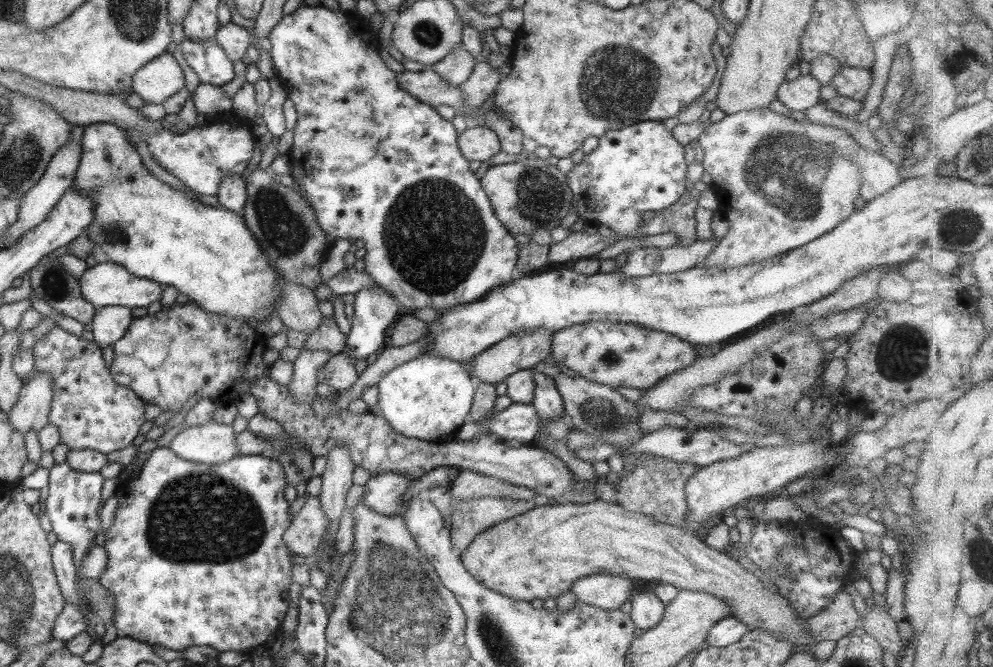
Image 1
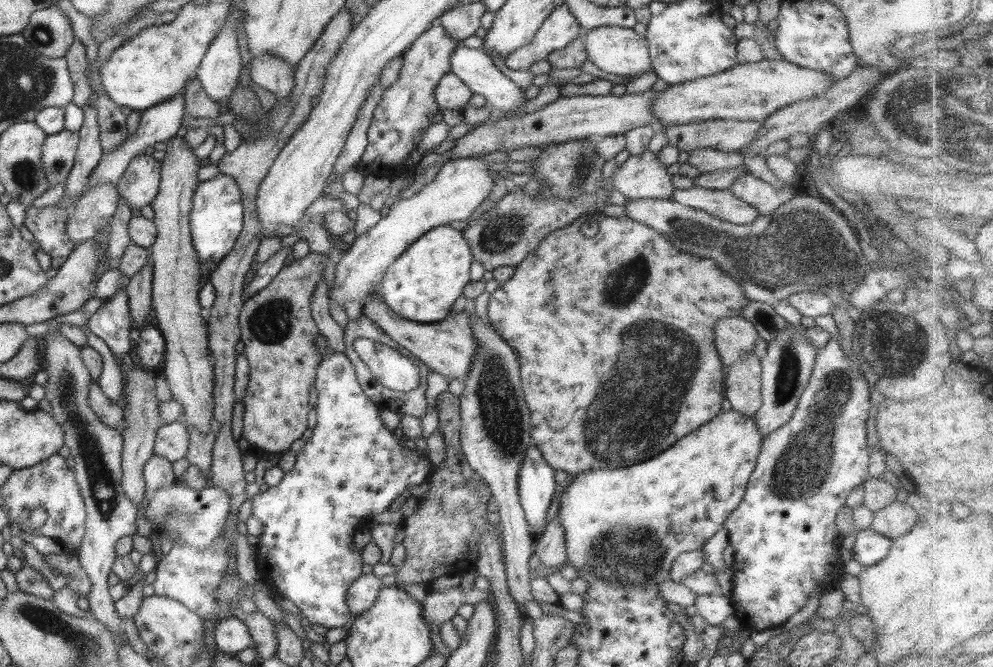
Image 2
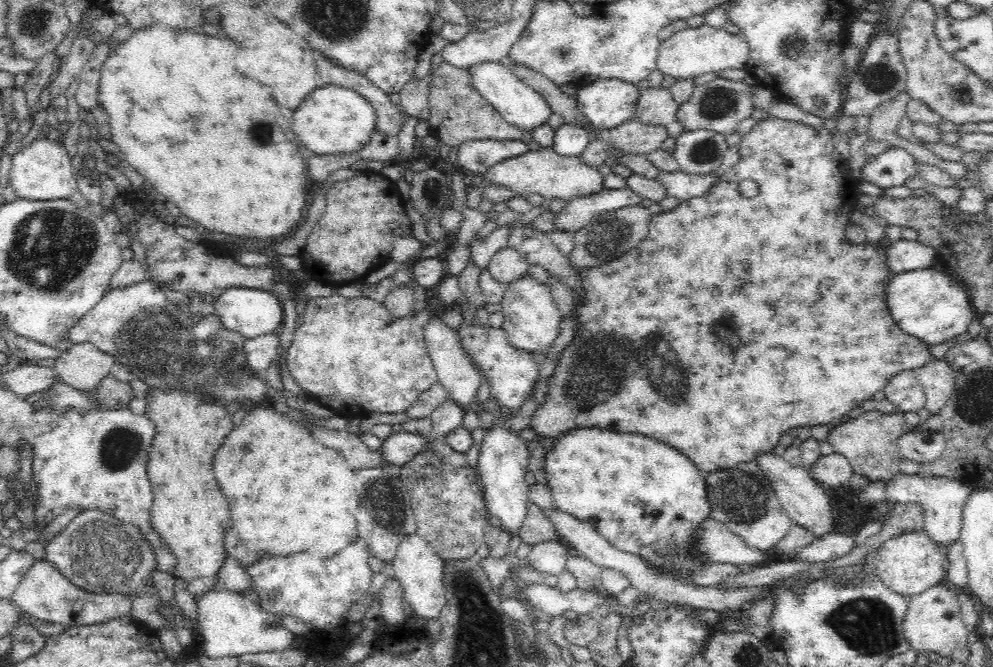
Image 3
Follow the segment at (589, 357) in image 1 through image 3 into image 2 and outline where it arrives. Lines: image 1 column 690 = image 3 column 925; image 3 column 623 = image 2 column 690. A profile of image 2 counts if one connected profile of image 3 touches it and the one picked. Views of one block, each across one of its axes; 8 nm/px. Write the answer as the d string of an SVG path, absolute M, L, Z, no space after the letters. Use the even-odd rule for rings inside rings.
M593 212L580 214L571 224L549 232L539 242L539 246L535 250L531 250L514 267L511 278L508 278L507 282L499 284L489 295L486 309L487 318L493 331L513 348L513 352L517 356L519 372L521 372L521 386L523 386L526 407L530 413L532 444L537 446L543 460L553 470L563 470L570 478L579 472L585 472L585 470L623 468L623 466L633 466L633 464L643 462L650 459L651 456L663 452L667 446L671 446L683 434L689 434L691 430L696 430L719 415L721 402L724 399L724 368L719 361L716 348L713 346L711 326L715 324L717 318L741 315L741 309L745 308L748 302L743 288L733 278L727 278L723 274L723 270L709 258L699 258L699 256L693 258L689 254L677 252L665 234L659 234L652 228L639 224L625 214L611 217ZM587 220L595 220L597 223L598 230L593 237L587 238L579 231L579 226Z

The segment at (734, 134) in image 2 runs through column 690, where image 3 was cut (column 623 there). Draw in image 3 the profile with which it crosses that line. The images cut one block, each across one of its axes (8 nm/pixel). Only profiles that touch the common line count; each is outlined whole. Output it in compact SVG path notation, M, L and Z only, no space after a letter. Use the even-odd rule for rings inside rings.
M635 118L607 129L606 133L613 148L642 155L660 149L662 142L668 138L665 126L645 125Z

